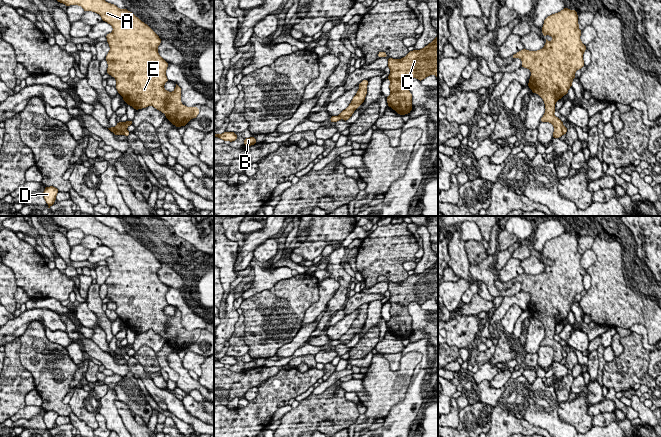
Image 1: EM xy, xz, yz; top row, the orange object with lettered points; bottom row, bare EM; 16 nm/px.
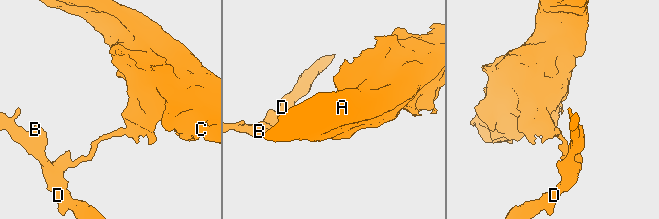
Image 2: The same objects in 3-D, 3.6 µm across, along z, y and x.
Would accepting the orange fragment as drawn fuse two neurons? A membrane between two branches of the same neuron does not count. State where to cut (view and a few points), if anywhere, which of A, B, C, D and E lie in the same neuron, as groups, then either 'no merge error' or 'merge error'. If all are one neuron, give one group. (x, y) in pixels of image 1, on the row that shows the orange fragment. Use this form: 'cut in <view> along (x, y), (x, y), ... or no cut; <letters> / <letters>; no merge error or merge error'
cut in xz along (339, 115), (350, 116); A C E / B D; merge error

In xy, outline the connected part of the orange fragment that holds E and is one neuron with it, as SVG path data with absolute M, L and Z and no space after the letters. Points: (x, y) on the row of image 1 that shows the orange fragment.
M57 0L66 6L79 5L85 12L93 11L99 14L102 21L113 27L113 31L106 35L110 46L105 60L108 63L107 74L116 79L116 89L128 105L135 110L152 105L166 115L166 118L177 128L185 126L191 119L196 118L200 110L198 107L186 107L181 102L181 88L176 84L173 92L166 91L164 84L166 77L166 62L158 53L161 38L144 22L127 9L119 9L116 5L105 0Z

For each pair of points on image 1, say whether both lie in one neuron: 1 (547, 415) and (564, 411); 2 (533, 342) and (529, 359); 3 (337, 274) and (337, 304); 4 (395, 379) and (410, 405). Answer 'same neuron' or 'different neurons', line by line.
1: different neurons
2: different neurons
3: same neuron
4: different neurons

